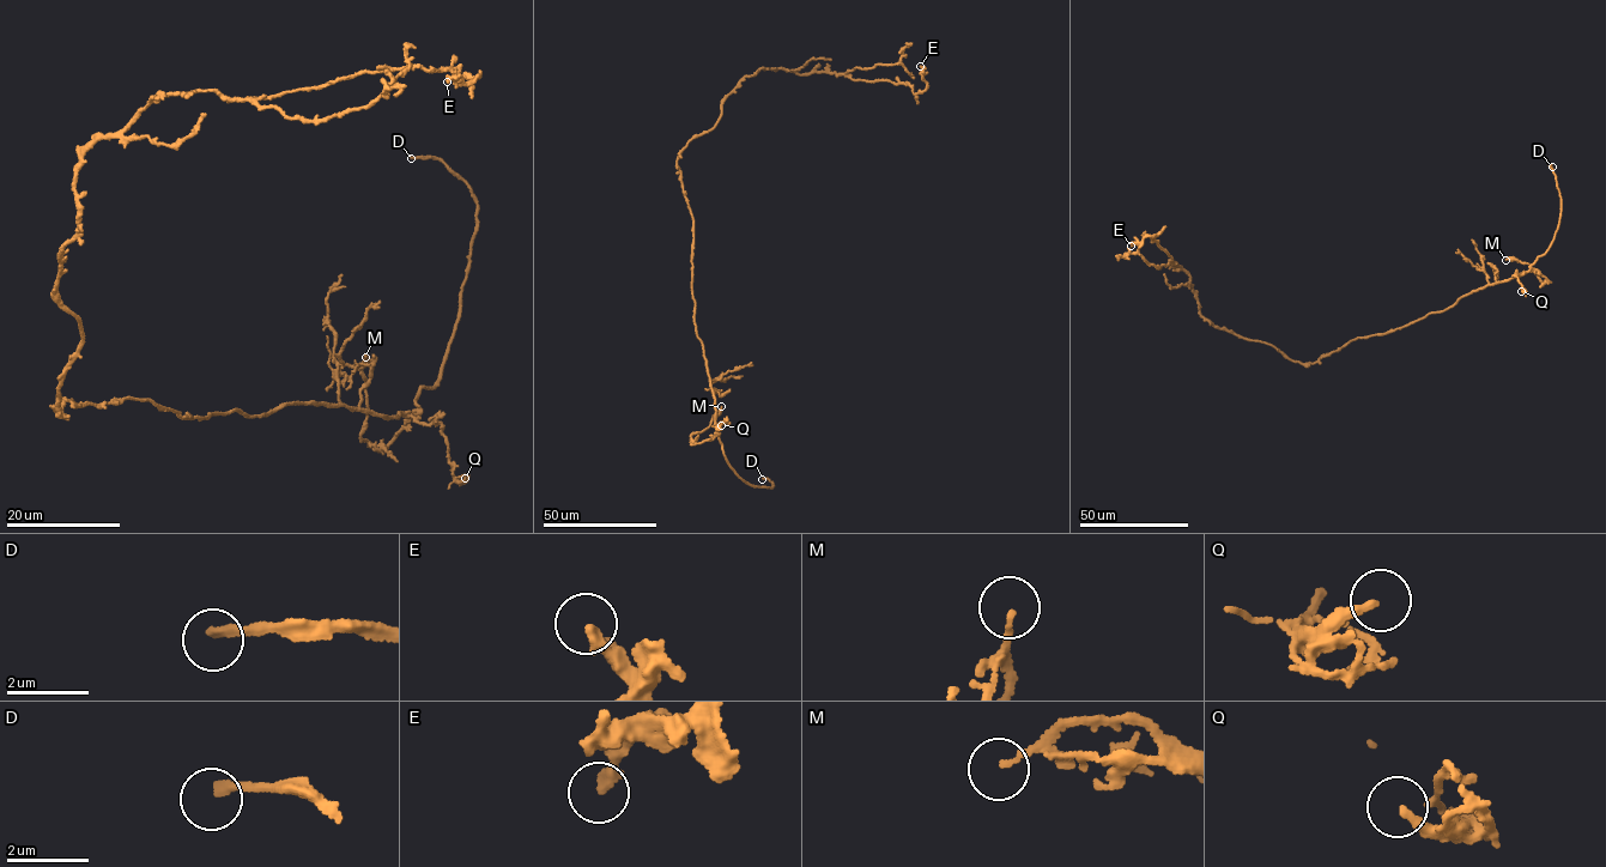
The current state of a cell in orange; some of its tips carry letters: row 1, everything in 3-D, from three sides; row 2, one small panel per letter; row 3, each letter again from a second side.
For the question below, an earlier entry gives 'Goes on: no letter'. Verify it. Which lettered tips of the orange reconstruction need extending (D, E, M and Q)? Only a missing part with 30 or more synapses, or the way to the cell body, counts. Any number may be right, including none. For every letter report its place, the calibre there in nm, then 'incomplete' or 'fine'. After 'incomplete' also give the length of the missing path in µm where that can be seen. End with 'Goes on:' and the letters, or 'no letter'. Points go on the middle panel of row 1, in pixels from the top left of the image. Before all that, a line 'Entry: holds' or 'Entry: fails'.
Entry: fails
D: place (762, 479); calibre 240 nm; incomplete; missing 15 µm
E: place (920, 66); calibre 320 nm; fine
M: place (721, 406); calibre 130 nm; fine
Q: place (721, 425); calibre 200 nm; fine
Goes on: D

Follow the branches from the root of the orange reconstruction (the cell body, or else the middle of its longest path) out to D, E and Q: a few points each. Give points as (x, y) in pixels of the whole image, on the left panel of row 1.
D: (95, 404), (146, 399), (186, 419), (311, 402), (413, 417), (440, 379), (477, 213), (468, 185), (411, 158)
E: (95, 404), (54, 407), (82, 338), (54, 290), (85, 151), (164, 96), (479, 77), (447, 82)
Q: (95, 404), (146, 399), (192, 419), (311, 402), (401, 413), (441, 424), (455, 478), (465, 478)

